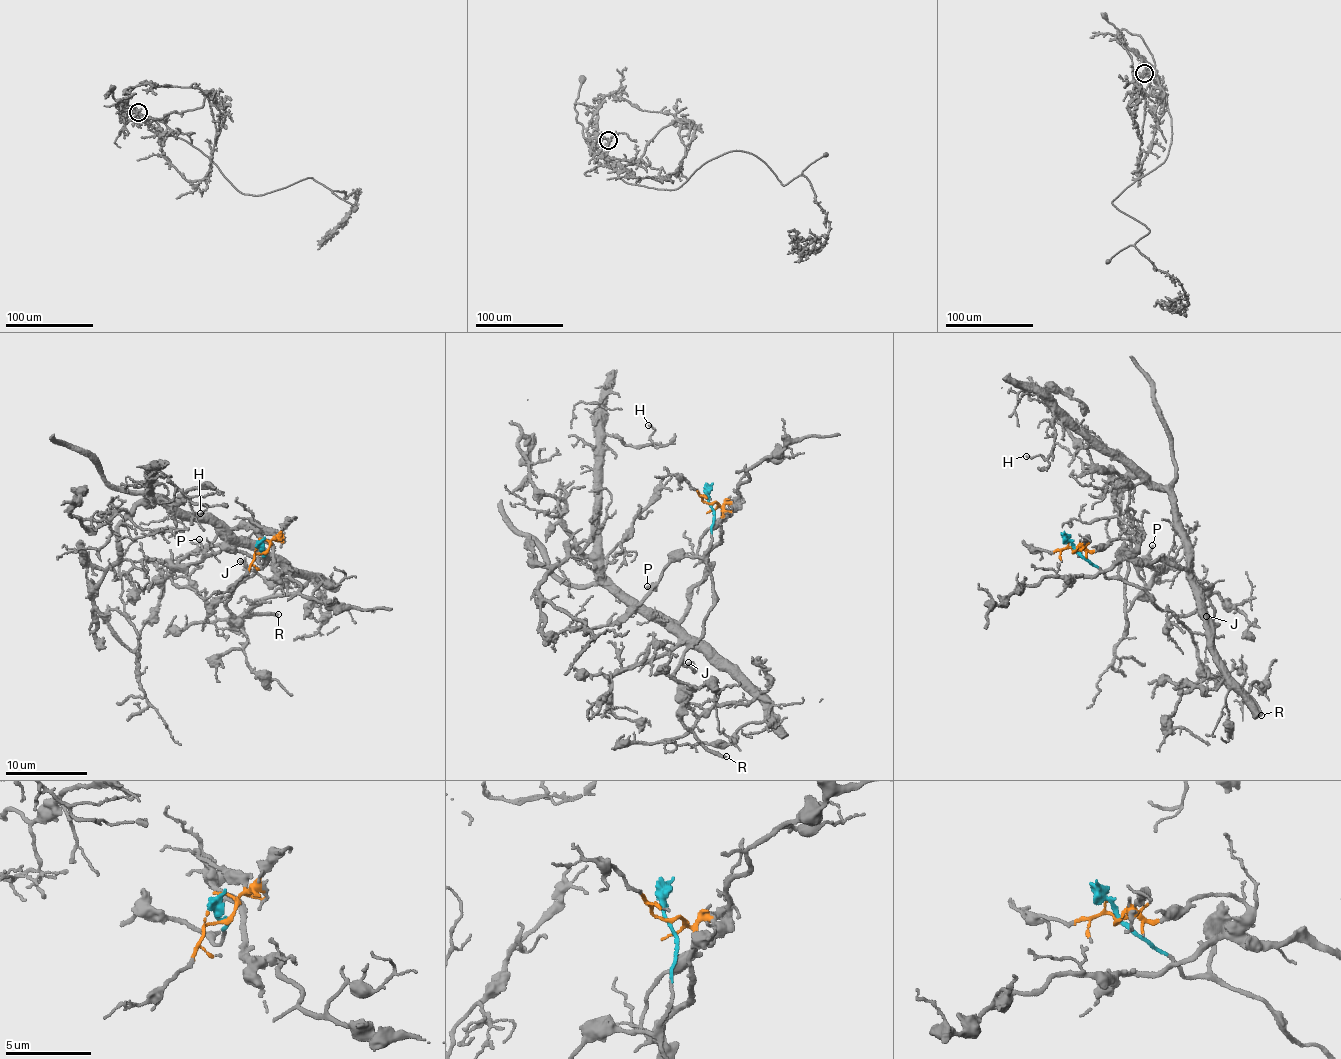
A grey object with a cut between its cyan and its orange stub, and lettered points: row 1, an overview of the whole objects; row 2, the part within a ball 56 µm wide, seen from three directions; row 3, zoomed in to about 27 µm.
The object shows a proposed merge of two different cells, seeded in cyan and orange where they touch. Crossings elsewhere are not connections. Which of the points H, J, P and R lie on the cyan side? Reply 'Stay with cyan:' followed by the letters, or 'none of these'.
Stay with cyan: J, P, R

